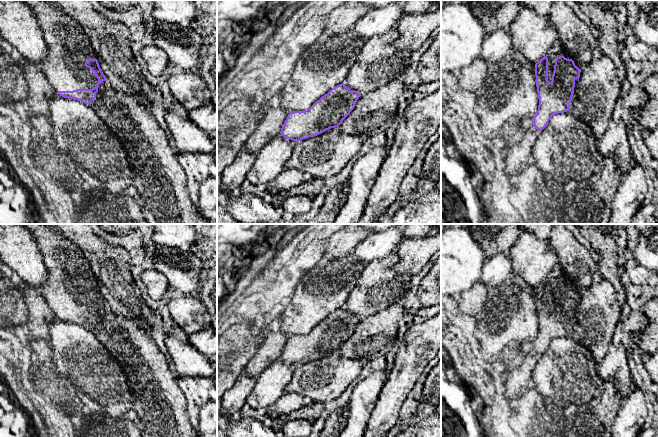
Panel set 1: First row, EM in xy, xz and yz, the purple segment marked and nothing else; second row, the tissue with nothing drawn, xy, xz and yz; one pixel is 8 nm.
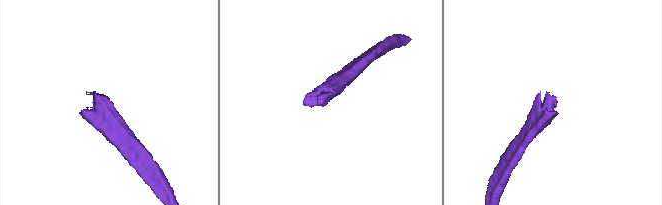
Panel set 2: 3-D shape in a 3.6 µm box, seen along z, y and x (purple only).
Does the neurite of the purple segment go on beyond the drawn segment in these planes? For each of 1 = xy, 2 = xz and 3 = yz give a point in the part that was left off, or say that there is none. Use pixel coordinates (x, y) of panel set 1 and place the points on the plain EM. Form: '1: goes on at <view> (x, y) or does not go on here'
1: goes on at xy (69, 271)
2: does not go on here
3: goes on at yz (557, 273)

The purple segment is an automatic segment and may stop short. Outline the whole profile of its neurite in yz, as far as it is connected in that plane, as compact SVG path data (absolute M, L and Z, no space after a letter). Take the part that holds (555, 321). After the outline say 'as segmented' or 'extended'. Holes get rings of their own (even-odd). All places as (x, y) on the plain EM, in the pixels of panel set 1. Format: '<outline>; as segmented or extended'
M560 263L535 288L539 329L532 347L537 354L542 355L553 339L569 335L580 296Z; extended

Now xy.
M22 224L34 237L43 257L48 271L48 281L41 287L41 294L49 305L54 315L60 320L68 323L75 323L88 328L95 324L99 308L106 304L103 298L97 279L91 269L91 265L82 251L60 232L45 224Z; extended

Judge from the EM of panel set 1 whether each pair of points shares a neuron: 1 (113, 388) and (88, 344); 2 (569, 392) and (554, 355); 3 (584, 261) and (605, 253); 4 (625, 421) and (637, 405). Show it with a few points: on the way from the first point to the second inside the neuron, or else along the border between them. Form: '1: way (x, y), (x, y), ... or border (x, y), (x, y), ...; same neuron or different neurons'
1: way (102, 377), (88, 363), (88, 355); same neuron
2: way (564, 383), (562, 364); same neuron
3: border (596, 263), (598, 272); different neurons
4: way (629, 417), (634, 409); same neuron

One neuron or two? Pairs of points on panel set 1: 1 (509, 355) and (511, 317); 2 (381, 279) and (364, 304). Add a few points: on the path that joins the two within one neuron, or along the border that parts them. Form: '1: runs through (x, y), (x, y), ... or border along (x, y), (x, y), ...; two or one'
1: runs through (509, 346), (509, 326); one
2: runs through (379, 285), (367, 298); one

